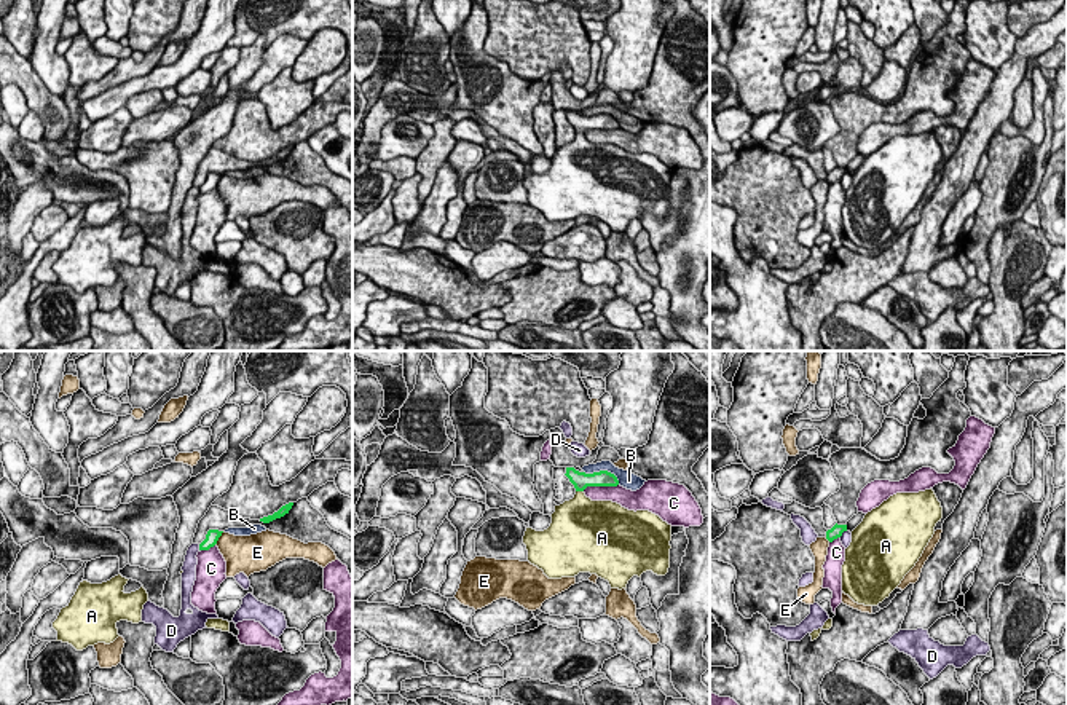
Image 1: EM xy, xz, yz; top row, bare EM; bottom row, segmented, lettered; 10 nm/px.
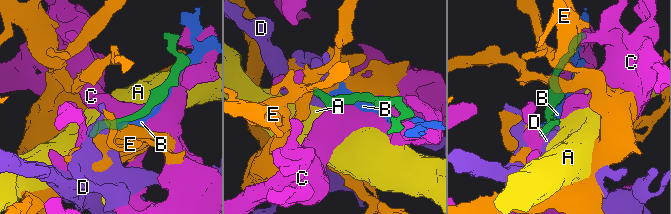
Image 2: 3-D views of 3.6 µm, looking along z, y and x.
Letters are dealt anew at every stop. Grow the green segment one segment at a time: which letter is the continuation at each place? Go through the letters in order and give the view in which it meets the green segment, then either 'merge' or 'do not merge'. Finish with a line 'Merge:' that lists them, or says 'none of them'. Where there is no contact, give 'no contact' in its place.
A: contact in xz; merge
B: contact in xz; do not merge
C: contact in xz; do not merge
D: contact in xy; do not merge
E: contact in xy; do not merge
Merge: A

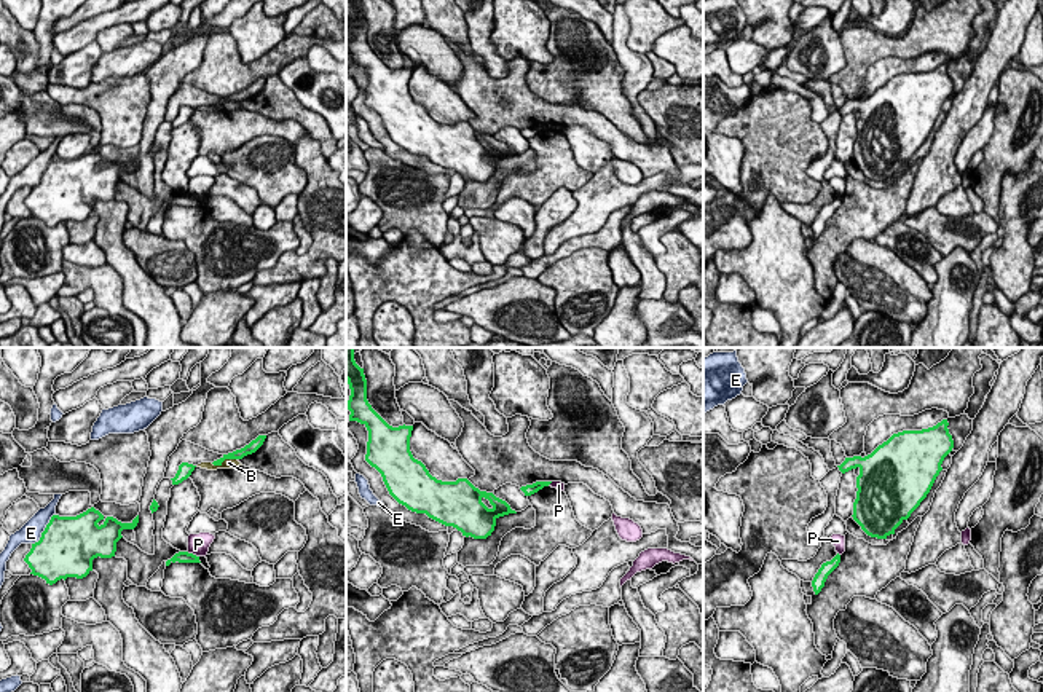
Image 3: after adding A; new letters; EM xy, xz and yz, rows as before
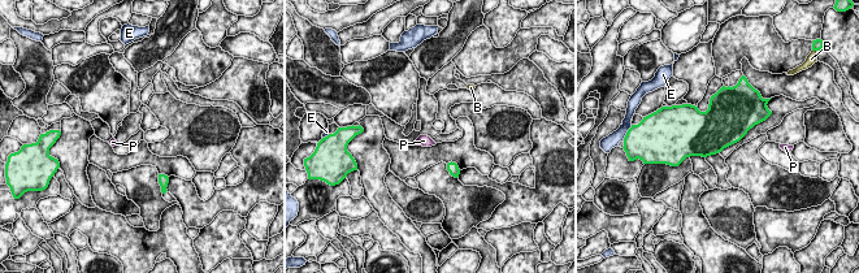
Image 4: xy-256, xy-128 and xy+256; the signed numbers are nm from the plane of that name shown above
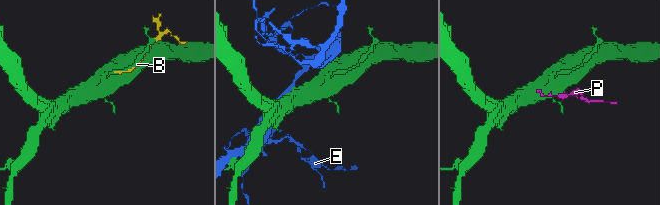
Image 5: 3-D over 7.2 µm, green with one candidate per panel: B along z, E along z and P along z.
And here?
B: contact in xy; do not merge
E: contact in xy; do not merge
P: contact in xy; do not merge
Merge: none of them

